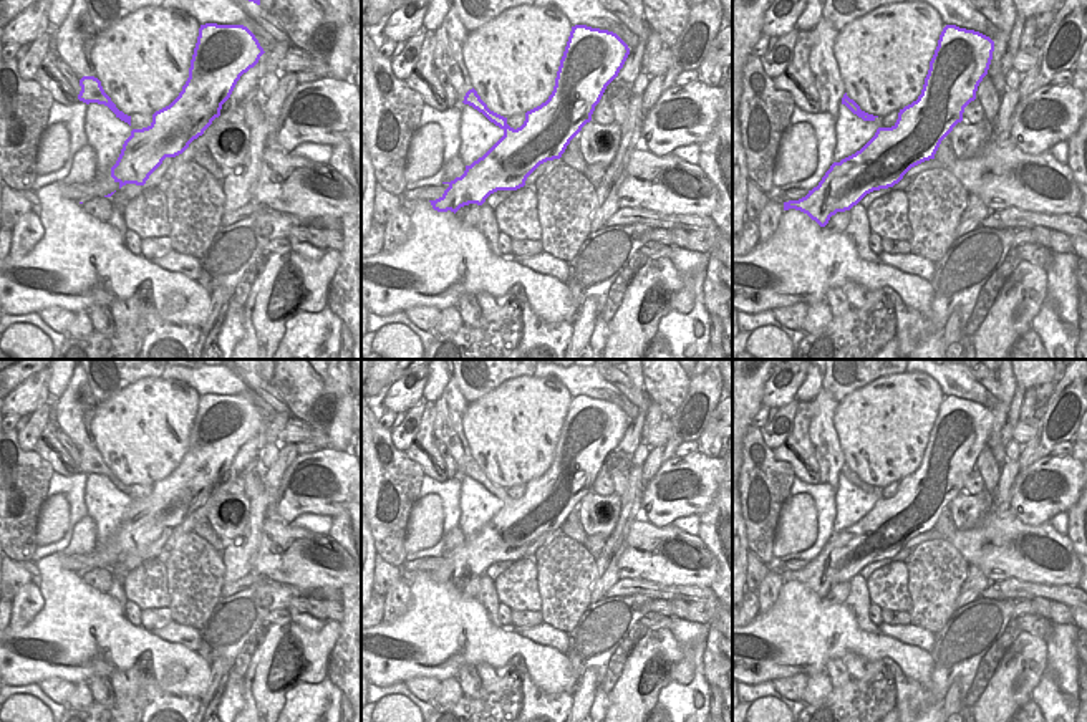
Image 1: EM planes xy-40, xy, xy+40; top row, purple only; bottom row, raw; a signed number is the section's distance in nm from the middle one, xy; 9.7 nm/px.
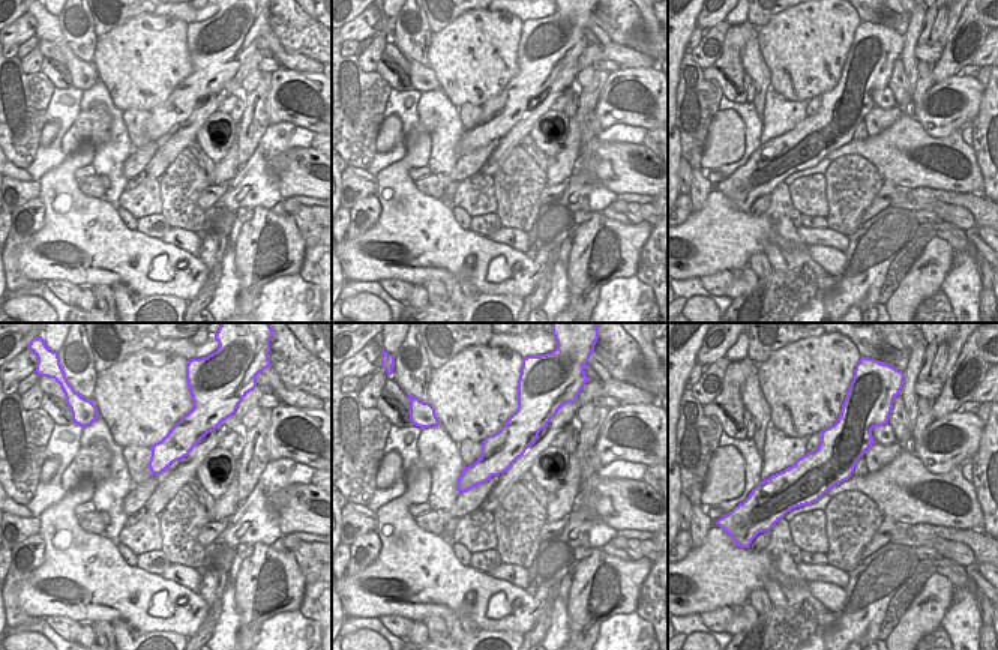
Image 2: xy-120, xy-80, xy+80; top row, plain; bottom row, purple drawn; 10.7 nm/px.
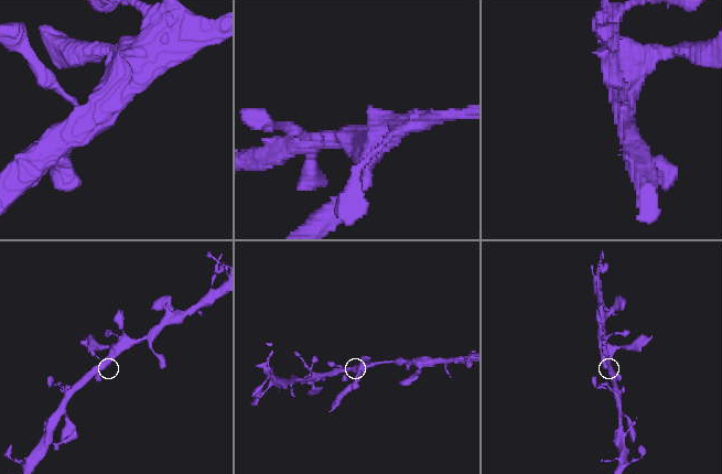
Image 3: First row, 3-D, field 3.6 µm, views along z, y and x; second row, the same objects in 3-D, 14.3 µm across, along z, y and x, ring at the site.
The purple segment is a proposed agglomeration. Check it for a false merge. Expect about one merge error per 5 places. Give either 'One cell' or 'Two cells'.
One cell.

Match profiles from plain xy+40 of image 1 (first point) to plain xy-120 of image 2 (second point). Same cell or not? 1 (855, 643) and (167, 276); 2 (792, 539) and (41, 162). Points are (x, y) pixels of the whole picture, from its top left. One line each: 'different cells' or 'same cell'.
1: same cell
2: different cells

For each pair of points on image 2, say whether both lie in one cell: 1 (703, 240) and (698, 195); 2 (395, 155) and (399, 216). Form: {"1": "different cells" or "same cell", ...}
{"1": "different cells", "2": "different cells"}

